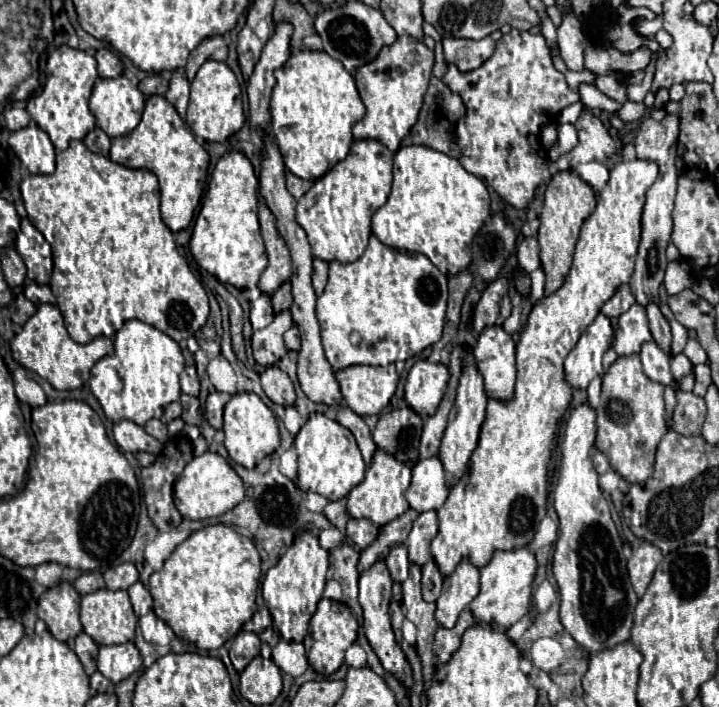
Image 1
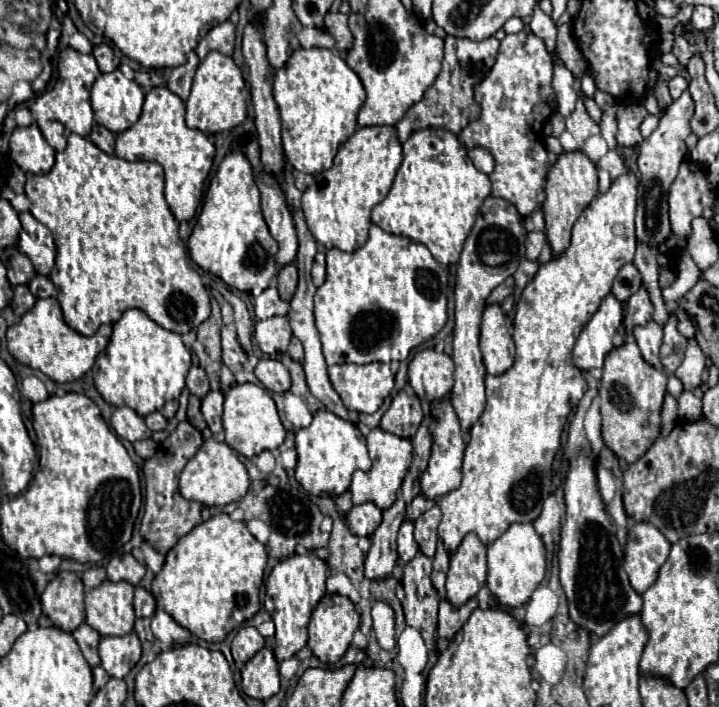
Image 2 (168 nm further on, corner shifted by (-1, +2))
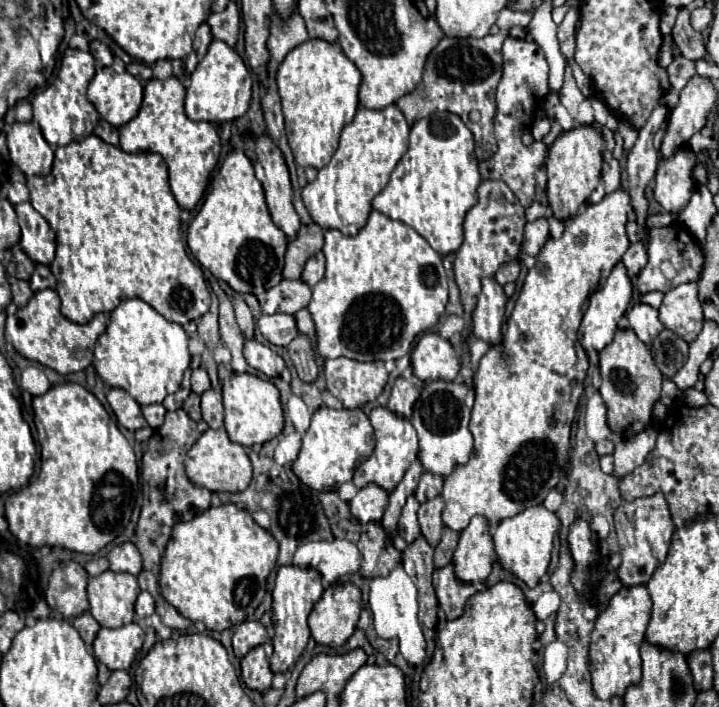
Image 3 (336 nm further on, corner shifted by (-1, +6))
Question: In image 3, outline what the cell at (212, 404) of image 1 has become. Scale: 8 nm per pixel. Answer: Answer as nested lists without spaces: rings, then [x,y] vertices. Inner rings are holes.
[[[205,391],[201,395],[201,411],[203,411],[203,421],[211,429],[221,429],[223,427],[223,401],[219,391]]]

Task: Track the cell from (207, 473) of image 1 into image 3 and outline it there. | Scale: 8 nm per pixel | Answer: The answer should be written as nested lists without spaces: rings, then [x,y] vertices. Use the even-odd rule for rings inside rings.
[[[207,429],[199,437],[199,441],[187,451],[185,471],[193,485],[205,487],[213,493],[219,493],[219,491],[239,493],[239,491],[245,491],[245,487],[251,481],[251,461],[245,453],[245,447],[241,447],[239,443],[233,443],[227,437],[225,429]]]

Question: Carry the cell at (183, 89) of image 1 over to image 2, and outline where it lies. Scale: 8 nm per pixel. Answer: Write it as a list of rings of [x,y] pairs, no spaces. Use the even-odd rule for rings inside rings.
[[[189,51],[187,53],[187,63],[181,65],[181,67],[175,67],[171,73],[169,73],[169,79],[167,79],[167,87],[177,93],[183,101],[189,97],[189,89],[191,89],[191,81],[193,81],[193,75],[199,67],[199,57],[195,51]]]

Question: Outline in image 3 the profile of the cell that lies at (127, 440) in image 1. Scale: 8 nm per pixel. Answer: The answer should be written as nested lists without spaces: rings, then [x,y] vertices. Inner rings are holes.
[[[109,389],[107,401],[117,417],[117,423],[131,433],[137,429],[143,429],[147,425],[145,417],[141,415],[141,405],[123,389]]]

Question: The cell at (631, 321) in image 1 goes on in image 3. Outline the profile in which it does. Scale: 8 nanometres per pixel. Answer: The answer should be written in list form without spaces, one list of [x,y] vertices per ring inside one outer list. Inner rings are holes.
[[[679,223],[663,227],[663,229],[651,229],[651,241],[647,245],[647,255],[649,255],[649,261],[637,277],[637,291],[641,295],[649,291],[671,291],[679,283],[697,281],[703,269],[703,253],[697,241]]]

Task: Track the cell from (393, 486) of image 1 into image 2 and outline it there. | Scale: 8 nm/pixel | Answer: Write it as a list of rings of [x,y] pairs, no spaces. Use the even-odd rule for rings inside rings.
[[[375,427],[367,435],[367,447],[369,447],[369,455],[371,455],[373,465],[367,473],[365,471],[353,473],[353,481],[351,481],[351,487],[349,487],[351,499],[353,499],[353,505],[361,505],[363,501],[373,501],[381,509],[387,509],[395,503],[399,485],[403,483],[403,477],[407,475],[407,469],[411,465],[413,445],[411,445],[411,439],[397,437],[393,433],[383,431],[381,427]]]

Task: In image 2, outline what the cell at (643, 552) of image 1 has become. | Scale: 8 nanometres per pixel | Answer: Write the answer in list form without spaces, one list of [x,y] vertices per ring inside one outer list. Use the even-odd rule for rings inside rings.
[[[635,521],[627,533],[625,571],[631,587],[643,595],[655,581],[661,565],[669,557],[671,543],[649,521]]]

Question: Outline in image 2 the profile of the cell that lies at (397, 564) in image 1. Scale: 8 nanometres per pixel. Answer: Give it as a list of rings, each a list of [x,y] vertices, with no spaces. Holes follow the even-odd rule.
[[[405,519],[399,529],[399,537],[397,537],[397,553],[399,553],[401,561],[407,563],[407,561],[411,561],[411,557],[415,557],[417,551],[419,551],[419,545],[413,537],[413,521]]]

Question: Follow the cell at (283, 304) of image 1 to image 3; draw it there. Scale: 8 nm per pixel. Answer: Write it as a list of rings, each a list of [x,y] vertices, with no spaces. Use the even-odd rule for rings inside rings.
[[[301,225],[297,239],[287,245],[283,279],[301,279],[303,265],[323,247],[323,229],[319,225]]]

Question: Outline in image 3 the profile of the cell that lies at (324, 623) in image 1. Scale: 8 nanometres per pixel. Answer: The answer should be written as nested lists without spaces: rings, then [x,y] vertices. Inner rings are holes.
[[[353,583],[325,589],[309,615],[311,637],[325,647],[341,647],[355,631],[361,613],[361,591]]]

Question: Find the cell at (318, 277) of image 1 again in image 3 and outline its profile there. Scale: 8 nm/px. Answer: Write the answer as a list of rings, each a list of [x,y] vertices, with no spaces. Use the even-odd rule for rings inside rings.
[[[319,251],[307,261],[301,279],[313,287],[315,283],[319,283],[323,279],[323,273],[325,273],[325,255],[323,255],[323,251]]]

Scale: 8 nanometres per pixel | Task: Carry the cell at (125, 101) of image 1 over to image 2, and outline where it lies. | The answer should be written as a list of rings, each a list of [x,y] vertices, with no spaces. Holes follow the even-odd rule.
[[[119,69],[103,73],[91,87],[95,121],[113,133],[121,133],[139,119],[143,97],[143,89],[127,79]]]

